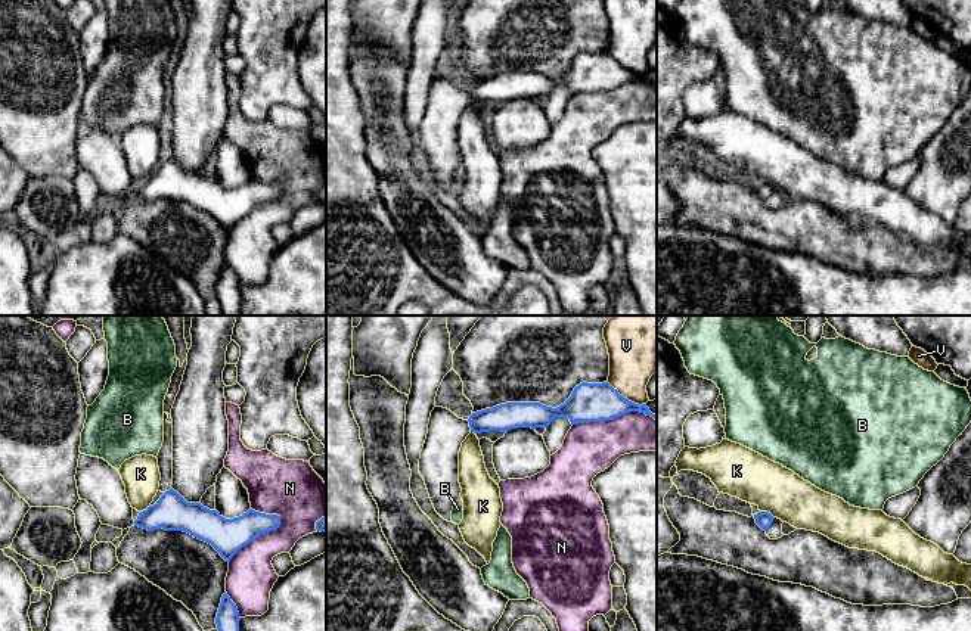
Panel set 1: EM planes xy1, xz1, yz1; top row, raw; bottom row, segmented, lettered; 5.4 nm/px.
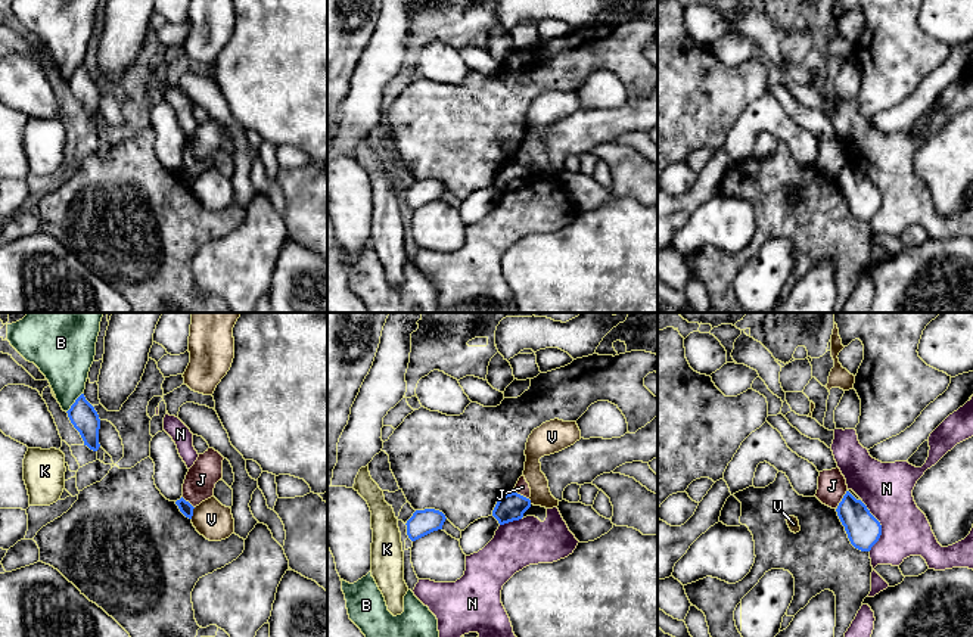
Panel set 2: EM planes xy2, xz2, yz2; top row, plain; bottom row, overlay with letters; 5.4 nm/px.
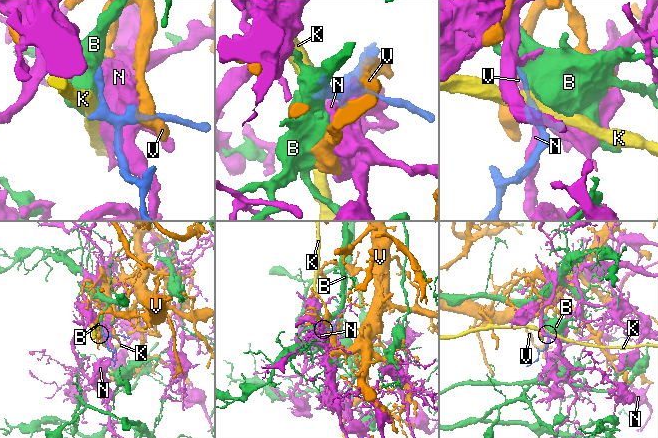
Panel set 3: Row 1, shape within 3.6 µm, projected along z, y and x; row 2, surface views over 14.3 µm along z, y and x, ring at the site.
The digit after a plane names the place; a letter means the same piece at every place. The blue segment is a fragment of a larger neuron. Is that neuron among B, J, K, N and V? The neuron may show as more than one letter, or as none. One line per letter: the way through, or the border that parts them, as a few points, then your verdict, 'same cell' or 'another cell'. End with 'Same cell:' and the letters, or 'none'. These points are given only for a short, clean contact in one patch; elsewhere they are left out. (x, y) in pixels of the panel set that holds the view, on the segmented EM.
B: border along xy2 (81, 392), (67, 412); another cell
J: border along yz2 (846, 490), (836, 509); another cell
K: border along yz1 (760, 510), (766, 510), (773, 518); another cell
N: another cell
V: border along xz1 (607, 381), (629, 400), (645, 404); another cell
Same cell: none

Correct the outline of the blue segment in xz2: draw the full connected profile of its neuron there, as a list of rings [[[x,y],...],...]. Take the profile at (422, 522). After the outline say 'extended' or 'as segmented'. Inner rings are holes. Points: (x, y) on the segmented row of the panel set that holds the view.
[[[435,509],[416,510],[407,521],[407,535],[416,541],[433,531],[442,529],[445,515]]] | as segmented

